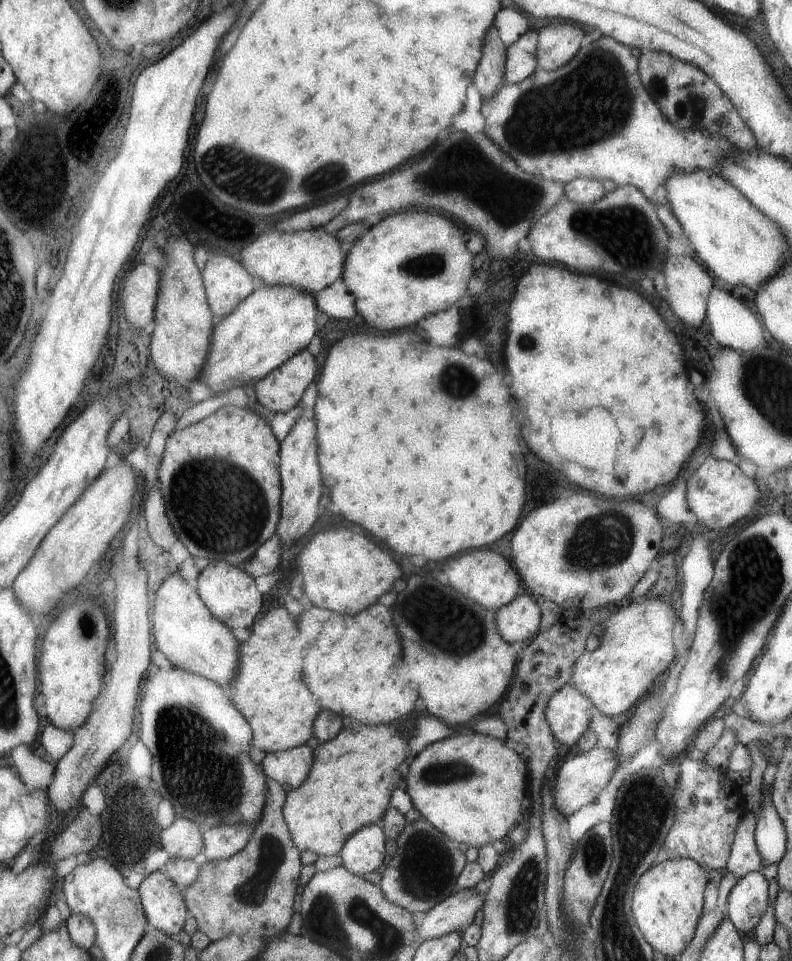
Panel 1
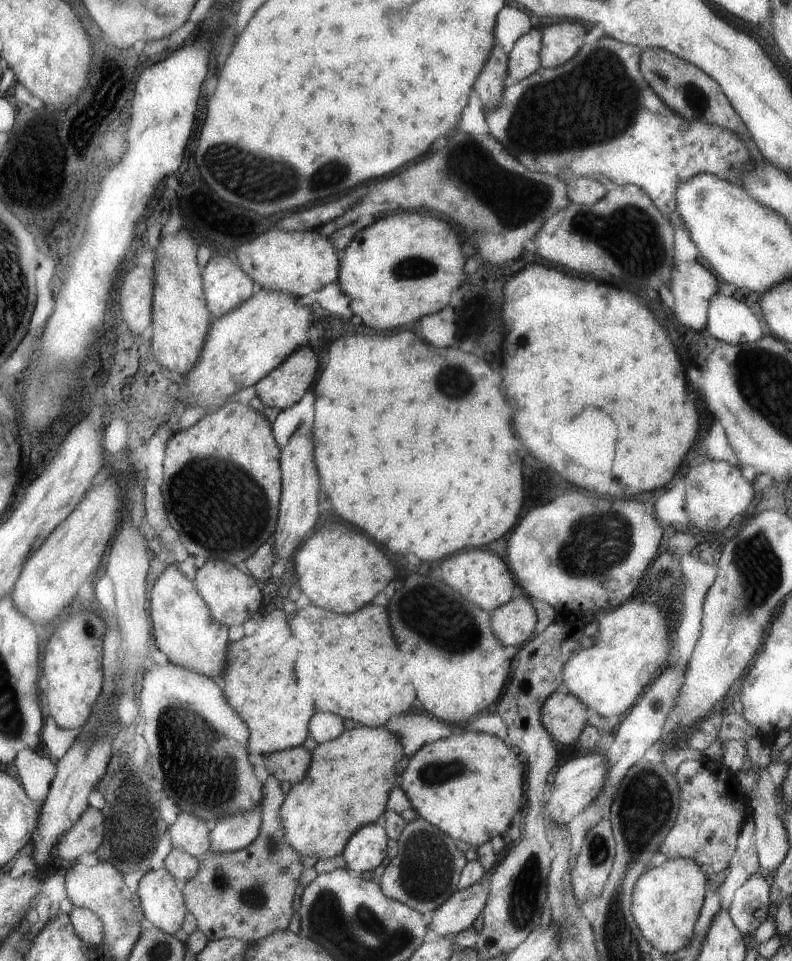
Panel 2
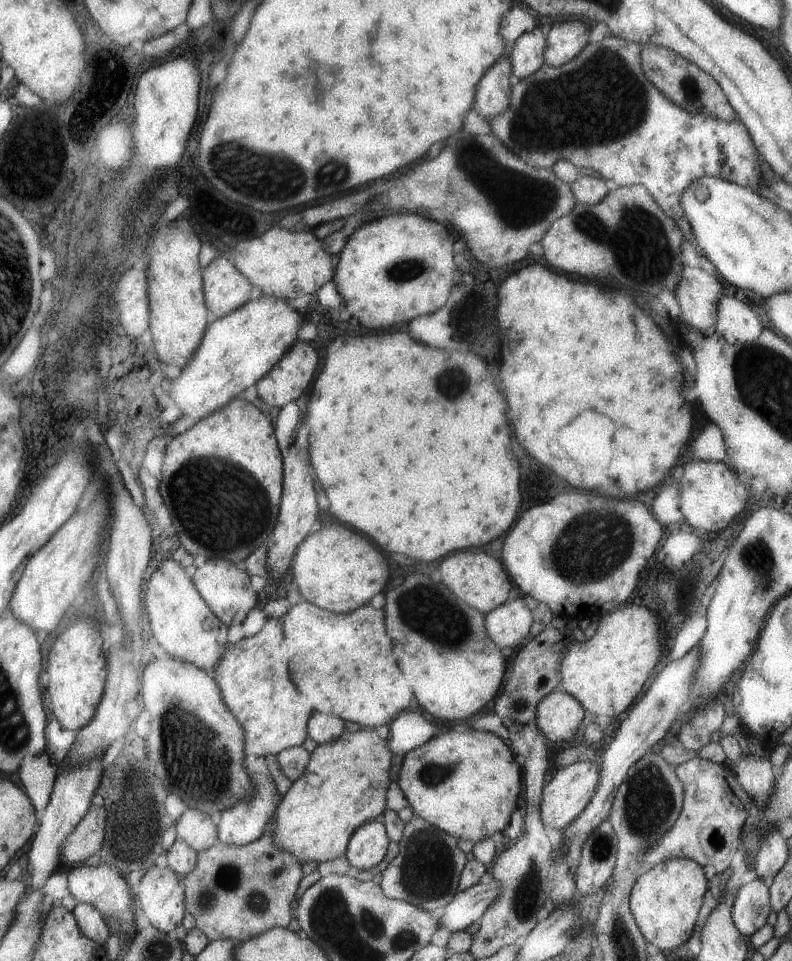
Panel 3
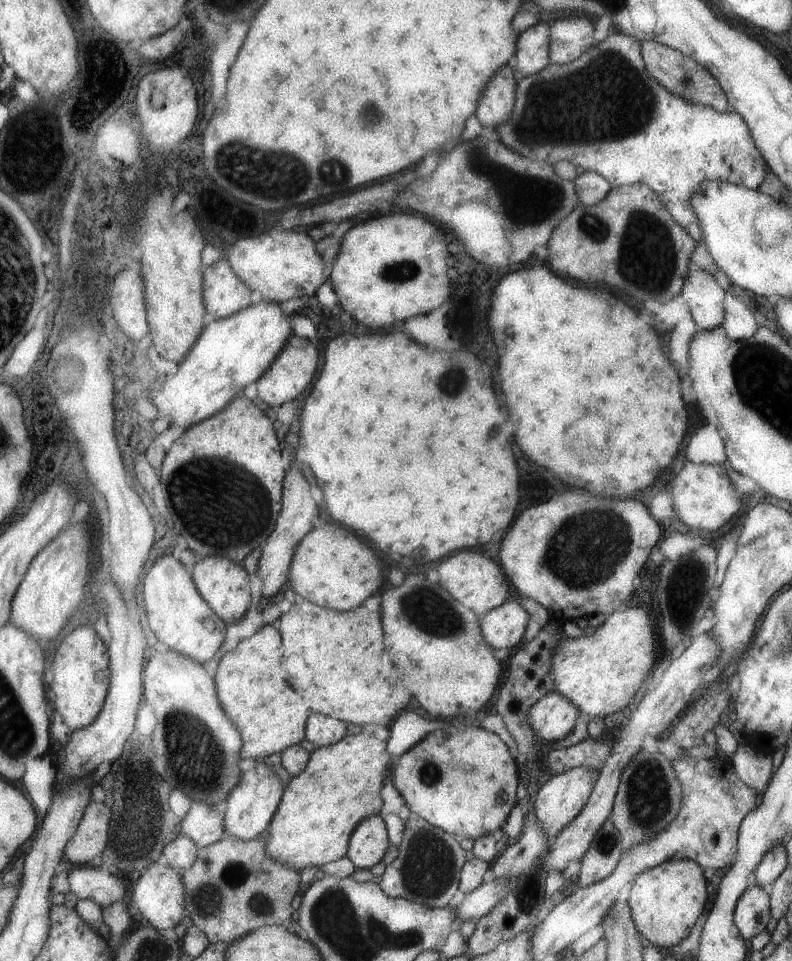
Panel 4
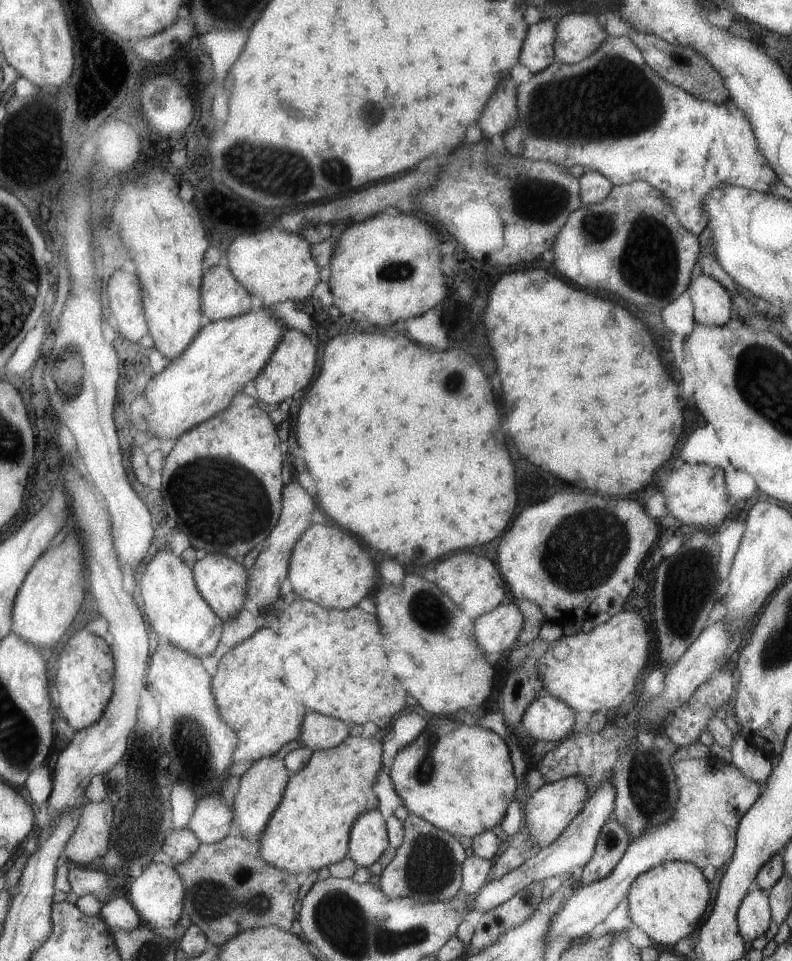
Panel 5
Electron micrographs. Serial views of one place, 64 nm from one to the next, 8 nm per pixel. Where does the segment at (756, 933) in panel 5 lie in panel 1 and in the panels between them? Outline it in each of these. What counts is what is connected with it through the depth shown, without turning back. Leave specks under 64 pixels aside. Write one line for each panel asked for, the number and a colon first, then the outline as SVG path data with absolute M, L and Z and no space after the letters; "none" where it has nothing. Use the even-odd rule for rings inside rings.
1: M747 872L739 876L729 892L727 918L743 934L753 936L757 922L761 920L767 904L767 880L759 872Z
2: M753 874L743 886L735 890L733 902L729 906L729 916L743 936L753 936L759 924L767 918L771 904L769 890L769 878L763 878L761 874Z
3: M757 878L737 890L731 918L735 928L743 936L753 936L759 928L763 928L769 912L771 912L771 900L767 882Z
4: M763 886L747 888L741 894L741 898L737 902L737 908L733 912L735 926L739 928L739 932L745 940L749 940L749 938L757 936L759 932L763 932L769 916L771 916L769 892Z

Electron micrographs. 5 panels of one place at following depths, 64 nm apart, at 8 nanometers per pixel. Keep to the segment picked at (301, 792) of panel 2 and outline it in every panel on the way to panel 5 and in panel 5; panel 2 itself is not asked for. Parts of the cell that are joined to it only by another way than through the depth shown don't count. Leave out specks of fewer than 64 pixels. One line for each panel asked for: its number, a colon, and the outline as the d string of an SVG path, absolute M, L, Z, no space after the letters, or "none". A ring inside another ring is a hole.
3: M363 728L355 734L347 732L337 740L335 744L317 746L313 752L313 760L309 764L307 776L293 782L289 792L283 796L283 802L277 810L277 828L275 828L275 844L281 850L287 850L297 856L301 864L315 860L315 862L327 862L341 856L347 856L351 848L351 838L363 824L373 820L383 820L383 814L389 810L387 792L393 784L395 770L393 766L393 750L389 738L381 738L377 730Z
4: M365 732L345 736L329 748L315 748L311 764L303 774L291 778L285 798L271 822L271 840L267 852L273 860L293 870L325 866L349 856L351 838L359 824L383 812L383 788L389 778L389 742L381 742Z
5: M347 738L341 746L333 750L315 752L311 764L297 774L291 774L291 784L287 788L287 796L277 808L275 816L269 820L267 830L261 838L261 856L275 868L297 874L301 878L309 876L313 870L327 868L331 864L343 862L347 854L351 854L351 832L355 822L371 810L379 808L379 796L375 792L375 784L379 782L379 774L385 768L385 744L375 738Z

